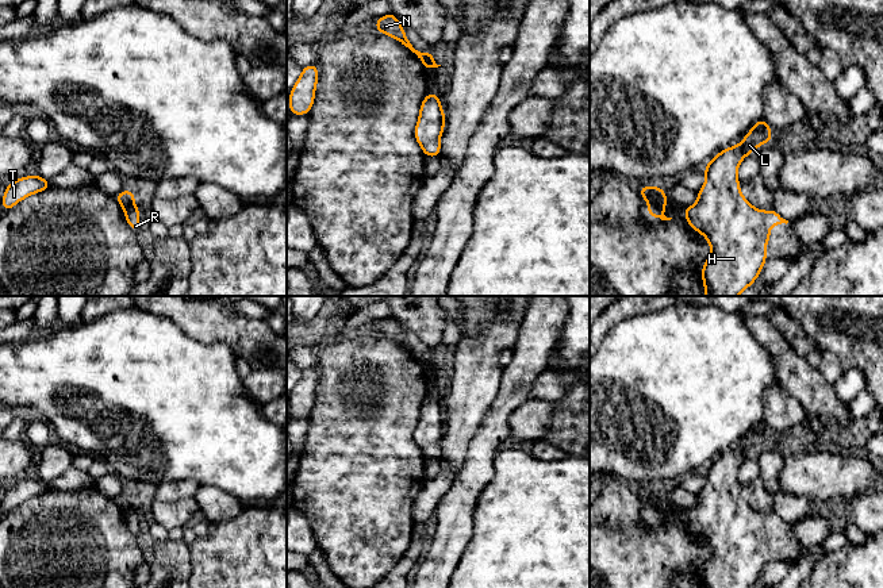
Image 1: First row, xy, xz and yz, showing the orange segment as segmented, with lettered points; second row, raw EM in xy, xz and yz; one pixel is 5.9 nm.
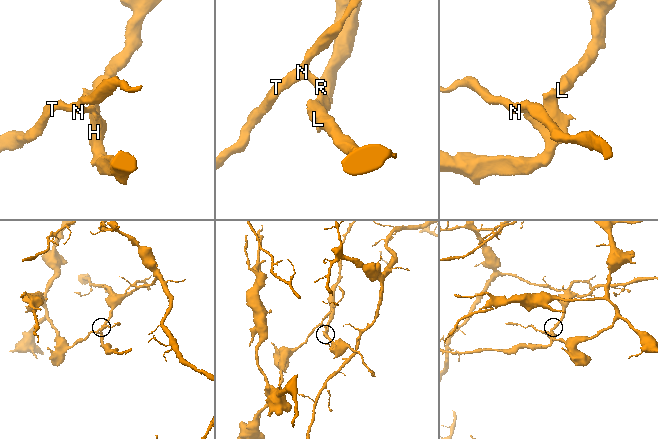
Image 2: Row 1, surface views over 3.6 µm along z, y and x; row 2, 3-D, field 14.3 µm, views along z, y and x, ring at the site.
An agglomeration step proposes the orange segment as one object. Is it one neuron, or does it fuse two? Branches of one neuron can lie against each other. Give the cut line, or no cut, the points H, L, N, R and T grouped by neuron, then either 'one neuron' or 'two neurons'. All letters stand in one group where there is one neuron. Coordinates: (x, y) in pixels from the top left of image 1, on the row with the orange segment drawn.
cut yz (649, 202), (664, 207); groups H L R / N T; two neurons

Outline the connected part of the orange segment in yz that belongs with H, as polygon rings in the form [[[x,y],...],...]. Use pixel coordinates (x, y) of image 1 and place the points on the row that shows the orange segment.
[[[764,118],[752,126],[742,142],[726,147],[703,168],[706,181],[698,191],[698,201],[683,210],[687,223],[700,232],[711,247],[711,254],[702,265],[705,296],[738,296],[749,288],[767,261],[765,246],[769,242],[771,226],[788,223],[773,208],[755,208],[741,193],[737,169],[741,161],[759,146],[772,141],[772,131]]]

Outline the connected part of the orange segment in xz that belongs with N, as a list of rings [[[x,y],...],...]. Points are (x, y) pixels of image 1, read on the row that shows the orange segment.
[[[395,14],[380,16],[375,23],[375,28],[384,35],[395,38],[398,42],[408,47],[412,53],[418,55],[423,68],[426,70],[430,69],[430,61],[426,58],[425,53],[421,53],[412,47]]]

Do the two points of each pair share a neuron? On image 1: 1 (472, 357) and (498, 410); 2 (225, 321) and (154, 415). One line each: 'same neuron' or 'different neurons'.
1: different neurons
2: different neurons

